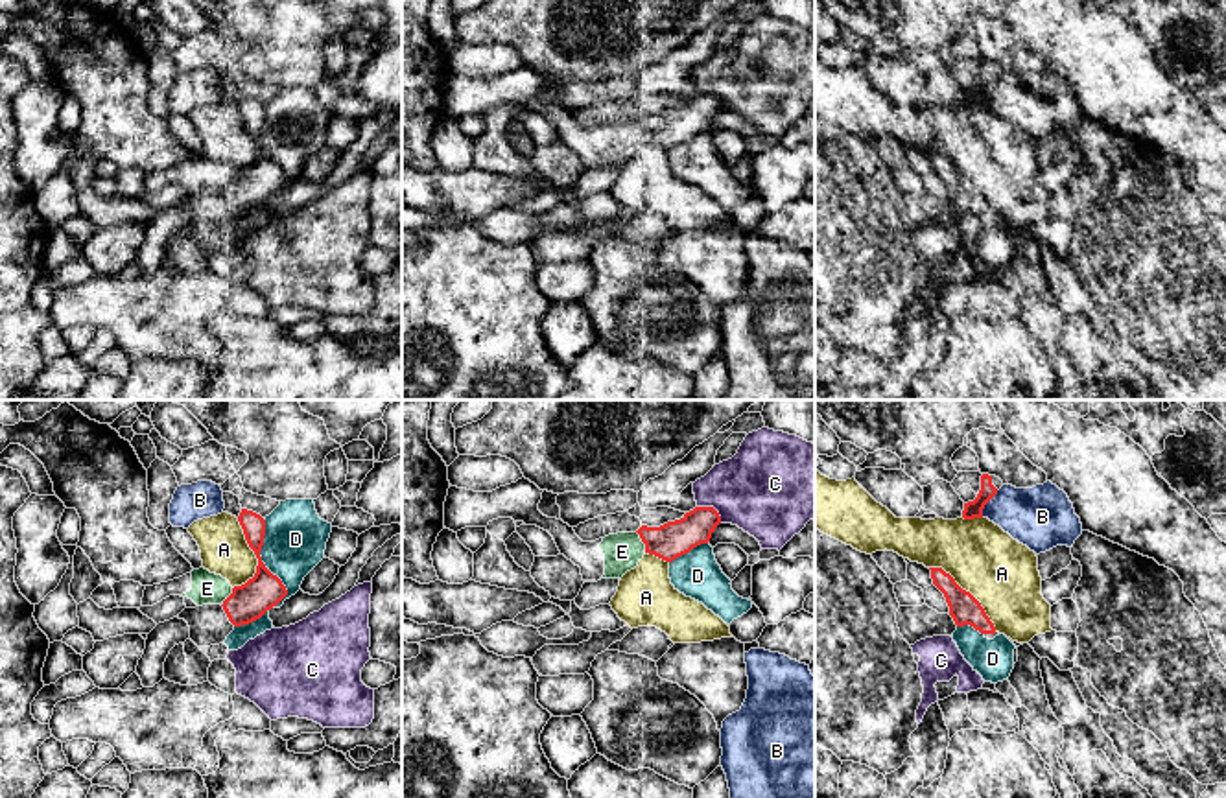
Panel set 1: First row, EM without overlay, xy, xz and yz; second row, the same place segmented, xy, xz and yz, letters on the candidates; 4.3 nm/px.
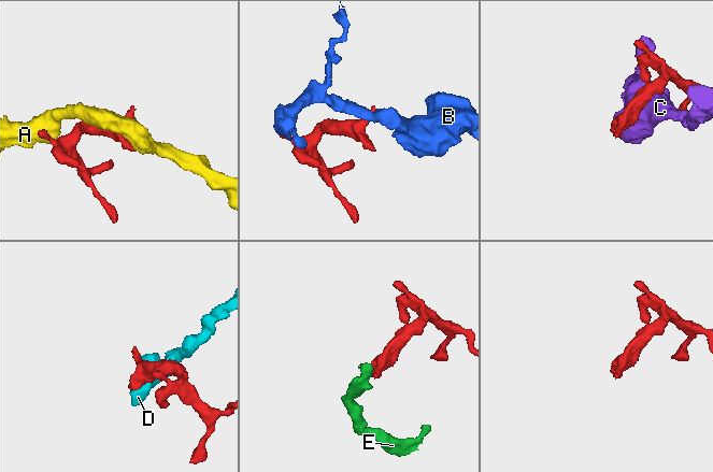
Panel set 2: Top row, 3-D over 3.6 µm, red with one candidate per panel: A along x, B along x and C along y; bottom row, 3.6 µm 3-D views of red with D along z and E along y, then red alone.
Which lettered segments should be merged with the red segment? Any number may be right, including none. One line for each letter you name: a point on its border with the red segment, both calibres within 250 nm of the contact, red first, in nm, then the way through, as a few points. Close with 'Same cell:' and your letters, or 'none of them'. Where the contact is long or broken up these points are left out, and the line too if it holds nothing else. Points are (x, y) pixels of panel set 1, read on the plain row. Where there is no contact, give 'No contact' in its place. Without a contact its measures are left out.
E: Touches red at xz (642, 128). Thickness 160 nm (red) against 160 nm
Same cell: E

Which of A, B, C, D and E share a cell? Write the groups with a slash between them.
A / B / C / D / E

